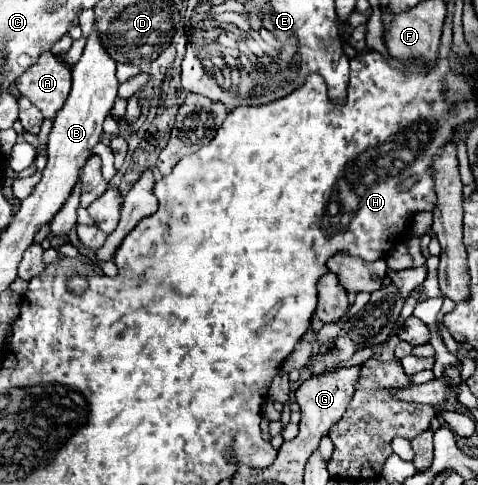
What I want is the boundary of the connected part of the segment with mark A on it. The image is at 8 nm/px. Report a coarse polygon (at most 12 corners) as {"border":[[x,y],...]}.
{"border":[[44,52],[16,88],[44,118],[70,94],[70,66]]}

